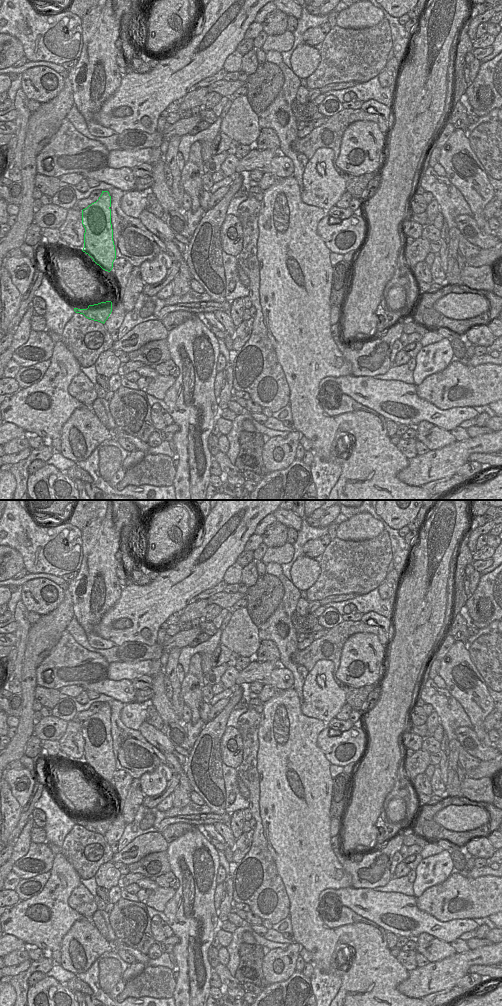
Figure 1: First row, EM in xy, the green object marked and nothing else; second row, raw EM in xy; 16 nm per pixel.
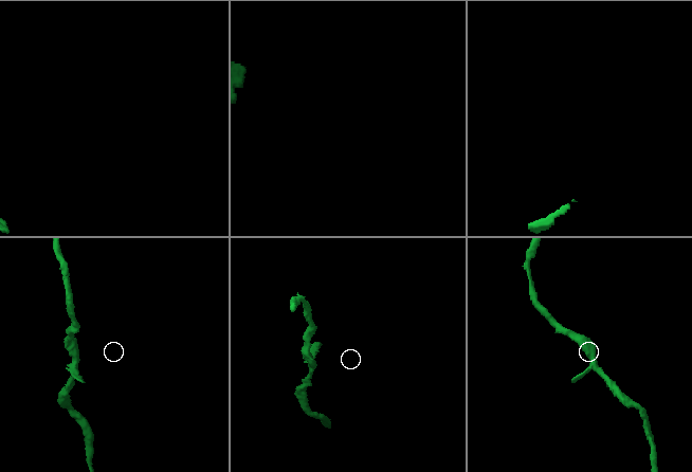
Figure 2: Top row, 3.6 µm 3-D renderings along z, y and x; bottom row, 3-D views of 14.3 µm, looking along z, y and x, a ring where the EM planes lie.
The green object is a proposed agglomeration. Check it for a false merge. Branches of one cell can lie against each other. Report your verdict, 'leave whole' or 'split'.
split

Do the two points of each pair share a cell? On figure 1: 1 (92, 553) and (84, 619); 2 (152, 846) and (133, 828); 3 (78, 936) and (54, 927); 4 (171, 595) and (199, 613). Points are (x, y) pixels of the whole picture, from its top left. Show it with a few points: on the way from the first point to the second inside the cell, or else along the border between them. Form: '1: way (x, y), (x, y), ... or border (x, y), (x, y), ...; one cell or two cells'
1: way (92, 569), (92, 582), (88, 594), (88, 603); one cell
2: border (157, 831), (149, 831), (136, 836), (122, 849); two cells
3: border (84, 916), (72, 925), (63, 937), (60, 945); two cells
4: border (191, 601), (180, 612); two cells

